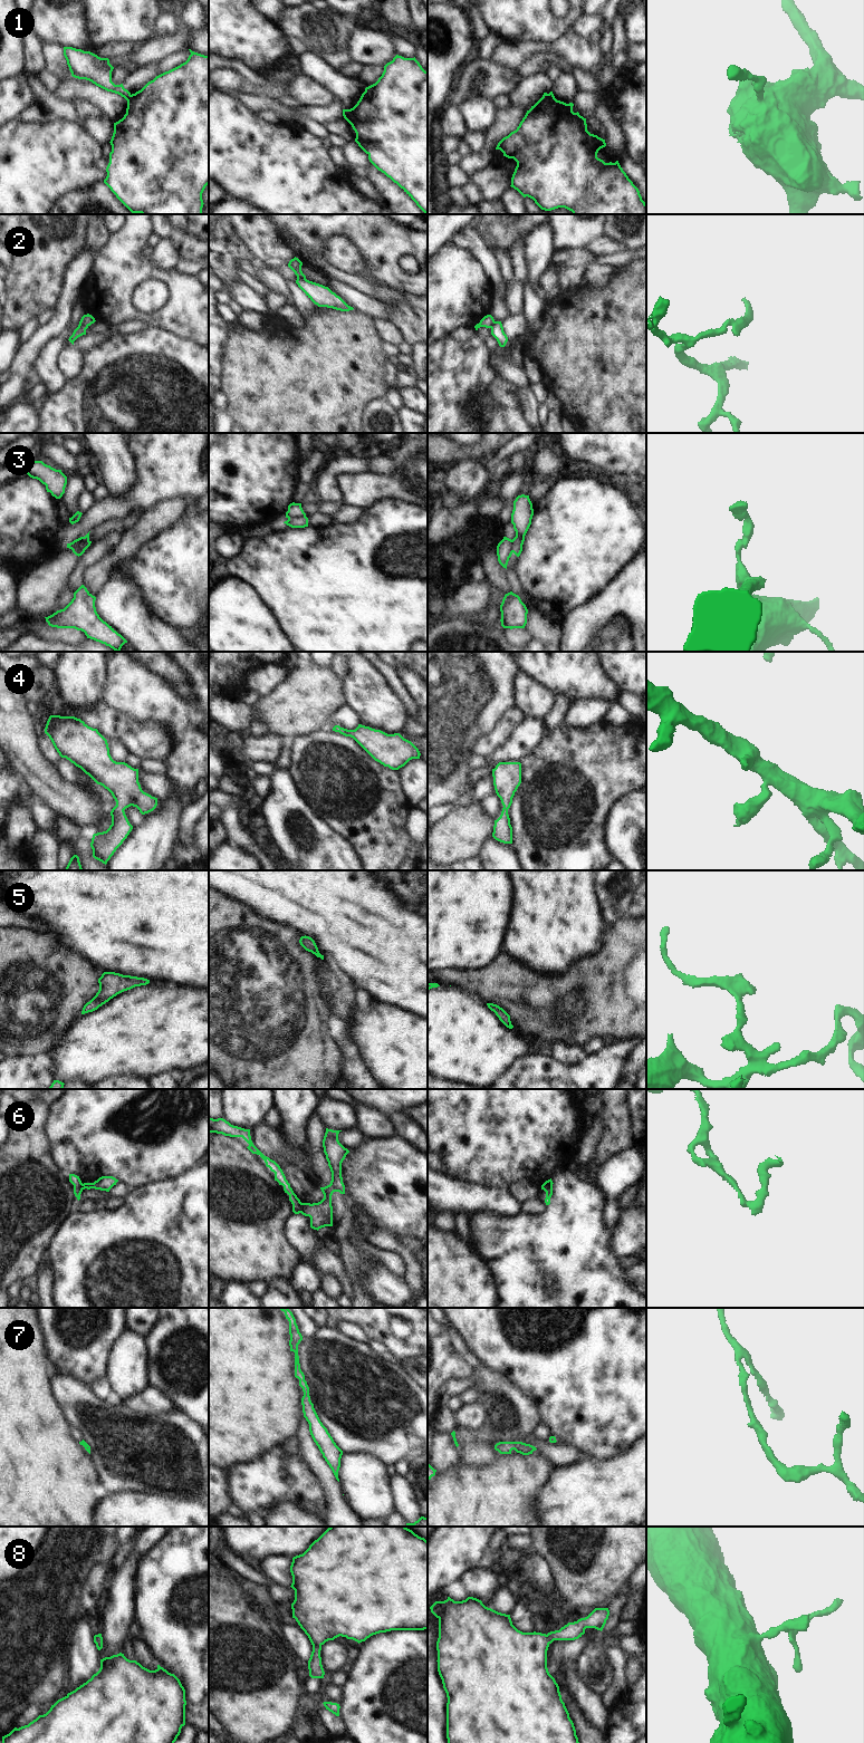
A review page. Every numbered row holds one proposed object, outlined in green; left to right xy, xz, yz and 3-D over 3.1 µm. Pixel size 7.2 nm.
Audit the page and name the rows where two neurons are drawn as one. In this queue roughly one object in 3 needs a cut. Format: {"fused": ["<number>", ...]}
{"fused": ["1", "2", "3", "6"]}

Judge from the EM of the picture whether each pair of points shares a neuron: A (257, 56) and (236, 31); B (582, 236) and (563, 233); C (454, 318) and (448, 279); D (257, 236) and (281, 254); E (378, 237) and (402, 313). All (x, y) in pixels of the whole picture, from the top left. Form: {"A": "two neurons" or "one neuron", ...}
{"A": "one neuron", "B": "one neuron", "C": "one neuron", "D": "one neuron", "E": "two neurons"}

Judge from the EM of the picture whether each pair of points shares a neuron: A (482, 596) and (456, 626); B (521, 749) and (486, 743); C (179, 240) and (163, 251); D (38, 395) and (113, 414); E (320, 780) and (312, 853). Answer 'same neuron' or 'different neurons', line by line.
A: different neurons
B: different neurons
C: different neurons
D: different neurons
E: different neurons

